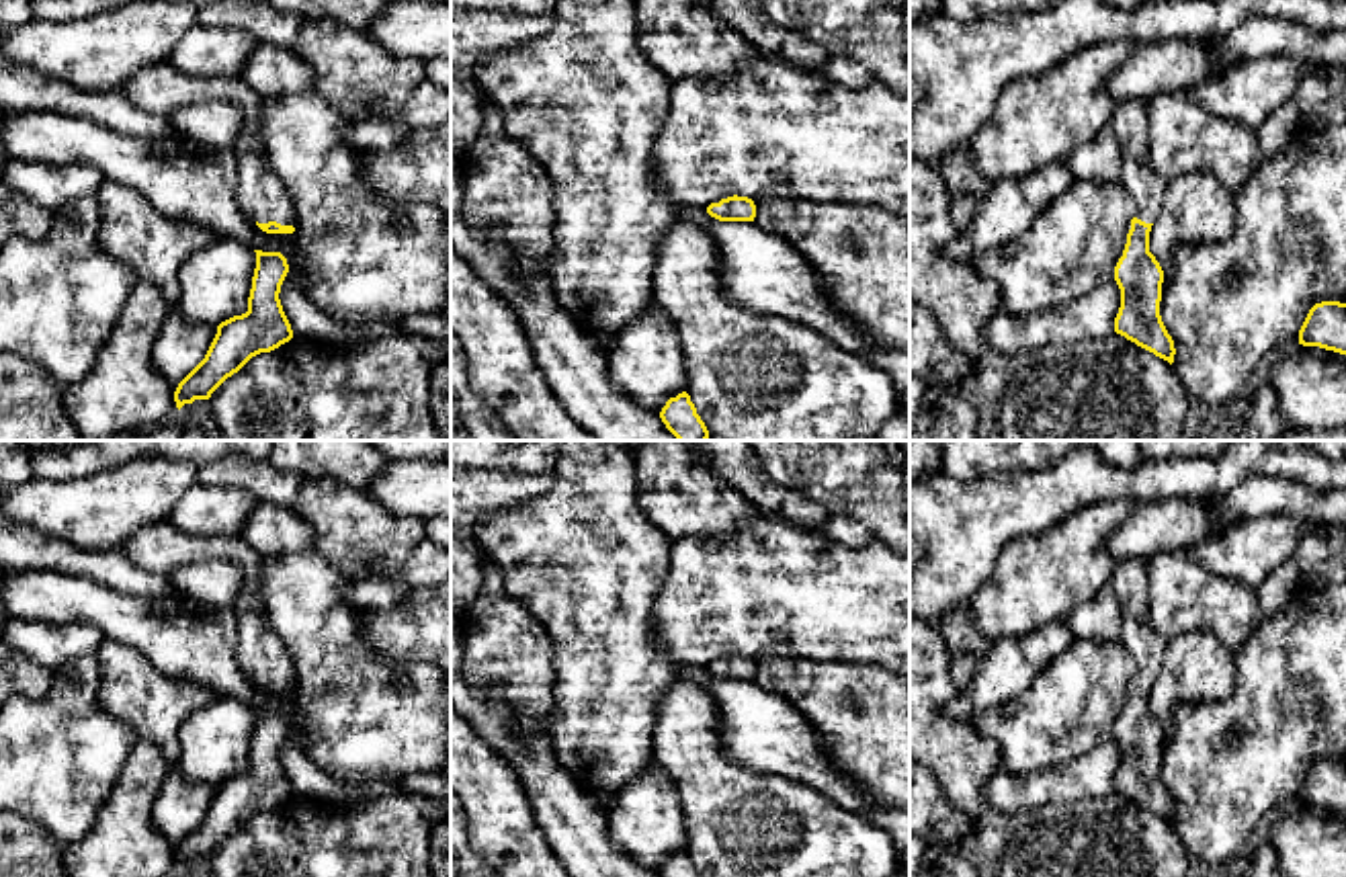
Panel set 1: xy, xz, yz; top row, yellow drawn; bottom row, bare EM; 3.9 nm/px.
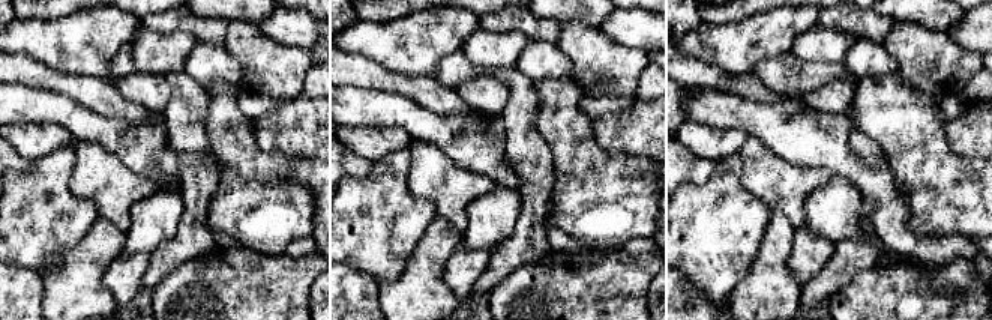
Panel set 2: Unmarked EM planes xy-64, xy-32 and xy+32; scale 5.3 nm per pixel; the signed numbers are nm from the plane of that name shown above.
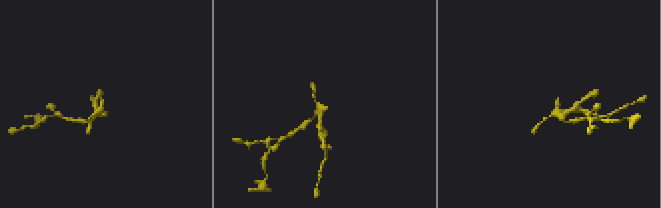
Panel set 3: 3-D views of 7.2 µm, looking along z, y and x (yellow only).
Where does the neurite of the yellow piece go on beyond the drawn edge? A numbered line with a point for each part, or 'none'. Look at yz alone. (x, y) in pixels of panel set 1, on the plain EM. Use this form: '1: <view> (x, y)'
1: yz (1129, 580)

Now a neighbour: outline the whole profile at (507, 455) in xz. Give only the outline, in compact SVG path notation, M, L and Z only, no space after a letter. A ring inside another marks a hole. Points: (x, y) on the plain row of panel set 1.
M451 441L451 477L463 469L549 471L557 453L557 441Z

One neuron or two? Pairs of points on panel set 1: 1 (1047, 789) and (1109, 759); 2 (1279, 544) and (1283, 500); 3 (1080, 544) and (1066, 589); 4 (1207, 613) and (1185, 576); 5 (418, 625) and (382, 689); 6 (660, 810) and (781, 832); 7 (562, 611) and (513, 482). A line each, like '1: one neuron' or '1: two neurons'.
1: one neuron
2: two neurons
3: one neuron
4: one neuron
5: two neurons
6: two neurons
7: two neurons

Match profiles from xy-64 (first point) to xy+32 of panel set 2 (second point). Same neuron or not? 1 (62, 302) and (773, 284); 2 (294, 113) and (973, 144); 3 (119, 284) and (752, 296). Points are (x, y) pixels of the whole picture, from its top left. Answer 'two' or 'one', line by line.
1: one
2: one
3: two

